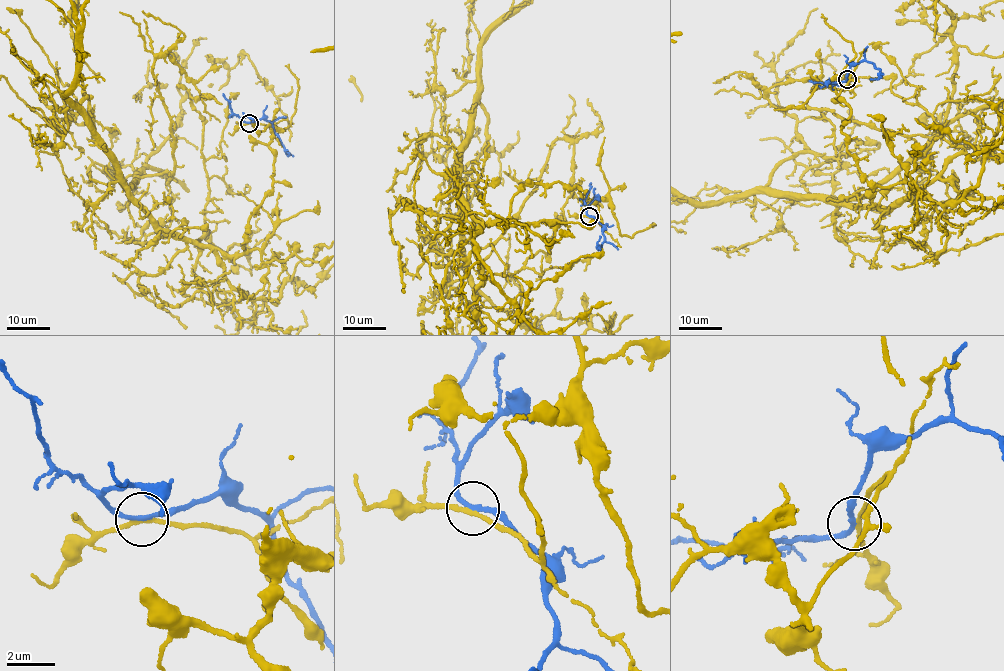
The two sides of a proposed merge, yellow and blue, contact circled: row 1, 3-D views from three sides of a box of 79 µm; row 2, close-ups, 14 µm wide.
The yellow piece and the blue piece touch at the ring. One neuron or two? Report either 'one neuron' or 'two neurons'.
one neuron

